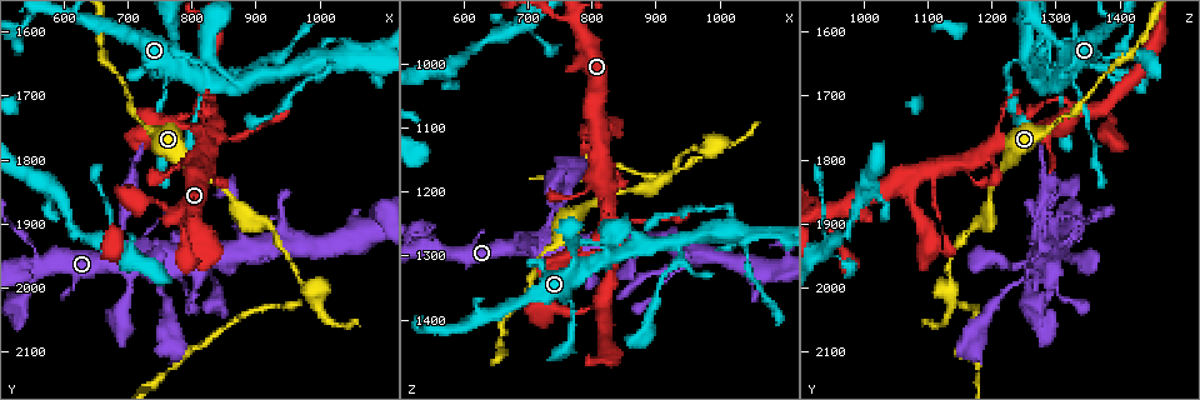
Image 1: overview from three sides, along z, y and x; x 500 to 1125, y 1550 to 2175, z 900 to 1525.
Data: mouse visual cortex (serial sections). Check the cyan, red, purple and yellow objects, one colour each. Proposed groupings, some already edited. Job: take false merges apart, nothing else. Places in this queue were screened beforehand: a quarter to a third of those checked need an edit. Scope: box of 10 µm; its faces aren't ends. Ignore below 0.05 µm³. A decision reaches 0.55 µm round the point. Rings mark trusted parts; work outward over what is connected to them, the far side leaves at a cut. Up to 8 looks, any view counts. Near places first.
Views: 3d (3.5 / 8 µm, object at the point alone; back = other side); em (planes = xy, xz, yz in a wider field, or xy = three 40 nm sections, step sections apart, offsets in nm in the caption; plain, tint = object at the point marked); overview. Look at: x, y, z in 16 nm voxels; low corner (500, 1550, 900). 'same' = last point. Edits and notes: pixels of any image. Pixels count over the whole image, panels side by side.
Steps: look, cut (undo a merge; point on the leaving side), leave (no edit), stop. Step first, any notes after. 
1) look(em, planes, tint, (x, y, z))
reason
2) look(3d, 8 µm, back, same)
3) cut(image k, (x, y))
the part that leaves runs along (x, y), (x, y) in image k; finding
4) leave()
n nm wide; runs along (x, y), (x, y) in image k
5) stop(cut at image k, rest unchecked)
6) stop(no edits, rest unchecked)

look(3d, 3.5 µm, (990, 2015, 1140))
a narrow waist

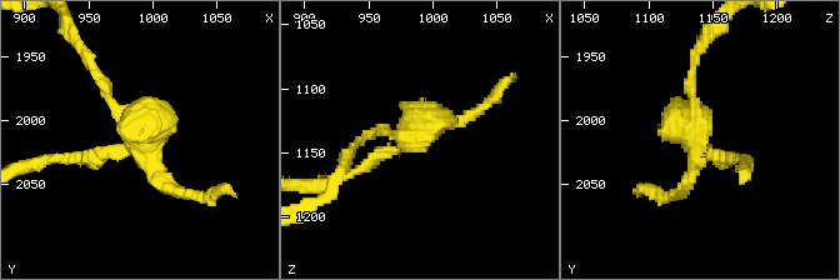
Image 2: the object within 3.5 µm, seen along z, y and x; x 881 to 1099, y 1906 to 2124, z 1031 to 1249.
cut(image 2, (365, 164))
the part that leaves runs along (121, 149), (33, 164) in image 2; a second cell is stuck on

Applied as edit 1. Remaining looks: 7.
look(overview)

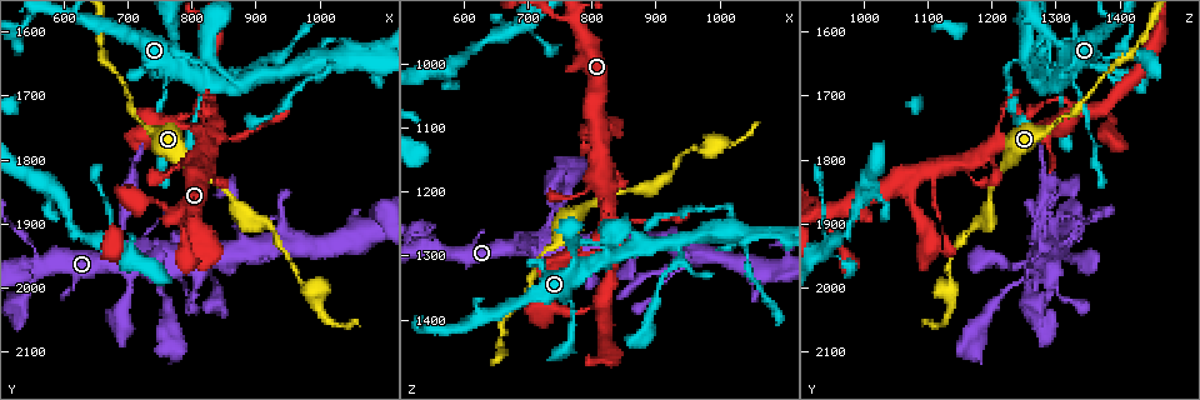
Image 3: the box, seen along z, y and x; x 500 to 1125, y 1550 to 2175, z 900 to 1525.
look(3d, 3.5 µm, back, (875, 1680, 1285))
side arm on a straight run

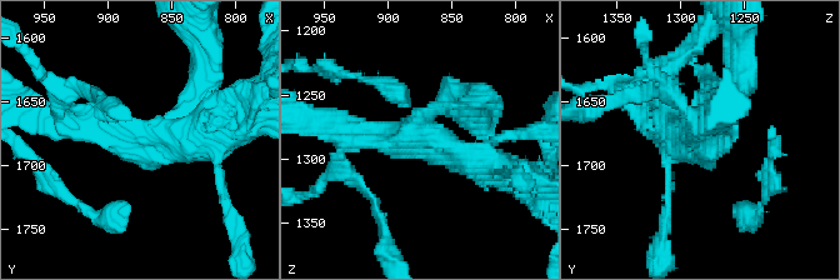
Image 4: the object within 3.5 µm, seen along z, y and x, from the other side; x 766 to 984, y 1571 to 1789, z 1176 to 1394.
look(em, xy, step 5, tint, (876, 1686, 1280))
3 arms; arms of 100, 350, 400 nm

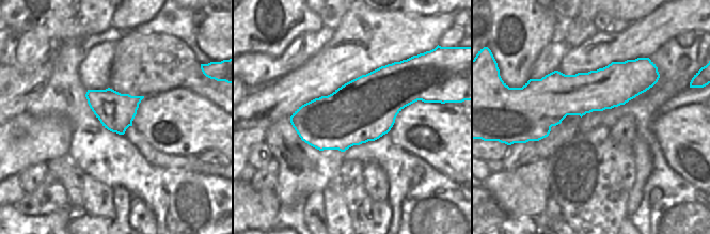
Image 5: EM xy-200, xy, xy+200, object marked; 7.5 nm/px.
leave()
runs along (647, 83), (570, 94), (529, 136) in image 5; continuous, no second cell

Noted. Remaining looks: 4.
look(3d, 8 µm, (1015, 1655, 1220))

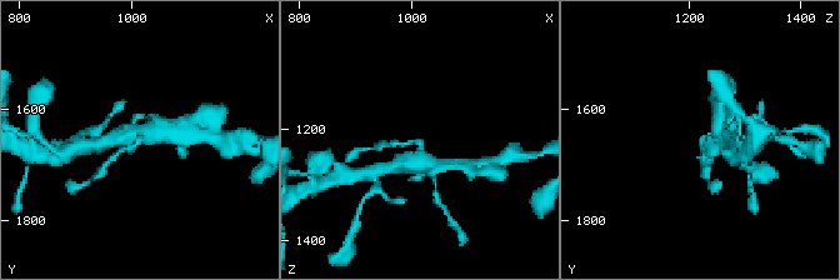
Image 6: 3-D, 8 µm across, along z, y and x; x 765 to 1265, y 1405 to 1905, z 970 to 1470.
look(em, planes, tint, same)
arms of 150, 500 nm

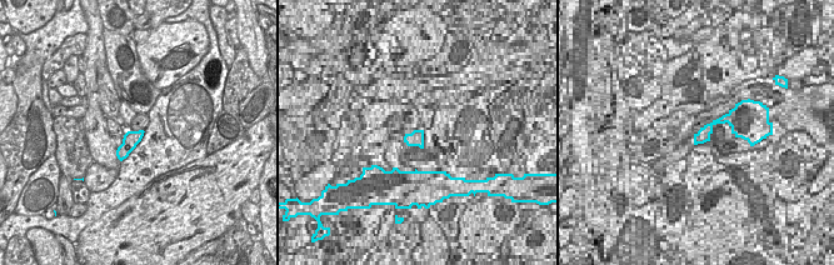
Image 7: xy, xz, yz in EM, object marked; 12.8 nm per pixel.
leave()
runs along (131, 136), (110, 160) in image 6; one cell here

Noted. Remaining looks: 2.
stop(cut at image 2, rest unchecked)

